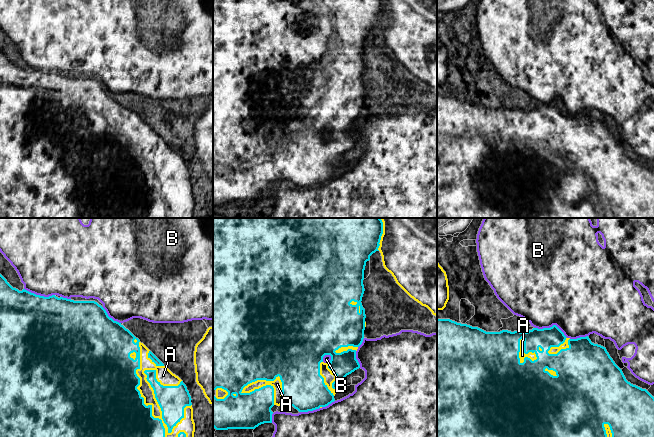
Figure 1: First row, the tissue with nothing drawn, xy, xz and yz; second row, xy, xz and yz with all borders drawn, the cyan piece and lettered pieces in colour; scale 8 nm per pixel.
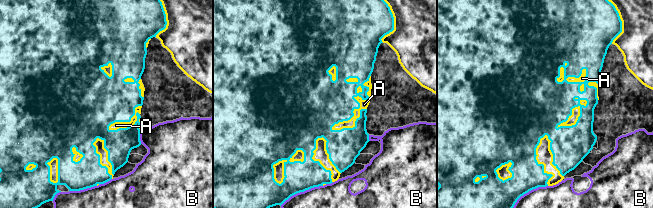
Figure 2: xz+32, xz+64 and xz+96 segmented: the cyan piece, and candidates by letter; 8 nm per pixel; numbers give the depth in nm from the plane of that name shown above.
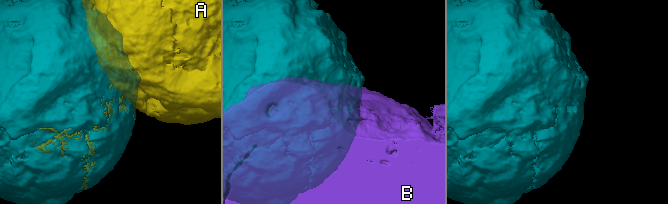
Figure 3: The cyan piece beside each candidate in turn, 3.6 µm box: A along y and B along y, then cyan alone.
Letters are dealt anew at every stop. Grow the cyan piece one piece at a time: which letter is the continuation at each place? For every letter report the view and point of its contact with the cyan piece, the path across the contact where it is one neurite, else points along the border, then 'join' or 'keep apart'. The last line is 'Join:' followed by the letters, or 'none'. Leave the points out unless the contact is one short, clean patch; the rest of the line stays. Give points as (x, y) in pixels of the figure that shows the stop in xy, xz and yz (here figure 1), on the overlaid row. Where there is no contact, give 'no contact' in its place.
A: xy (139, 391) | keep apart
B: yz (552, 326) | keep apart
Join: none

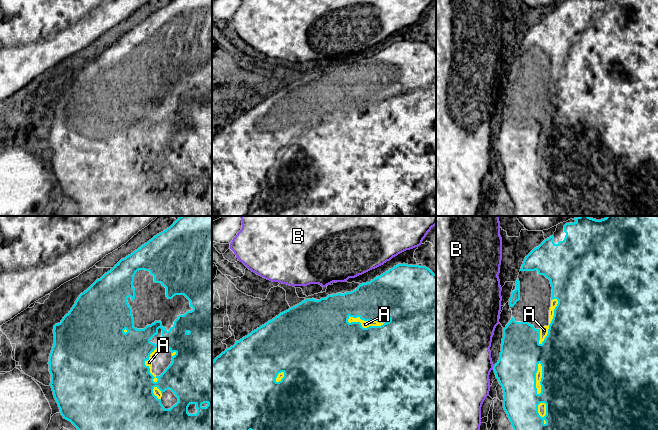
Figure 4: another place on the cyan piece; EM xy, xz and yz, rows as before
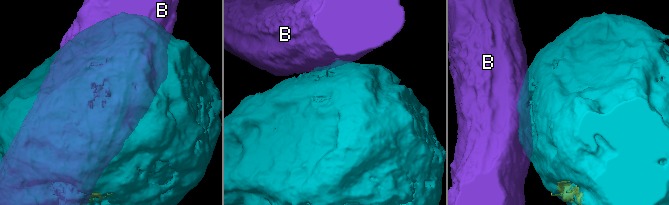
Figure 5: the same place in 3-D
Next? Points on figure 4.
A: xz (366, 320) | join
B: yz (493, 367) | keep apart
Join: A

